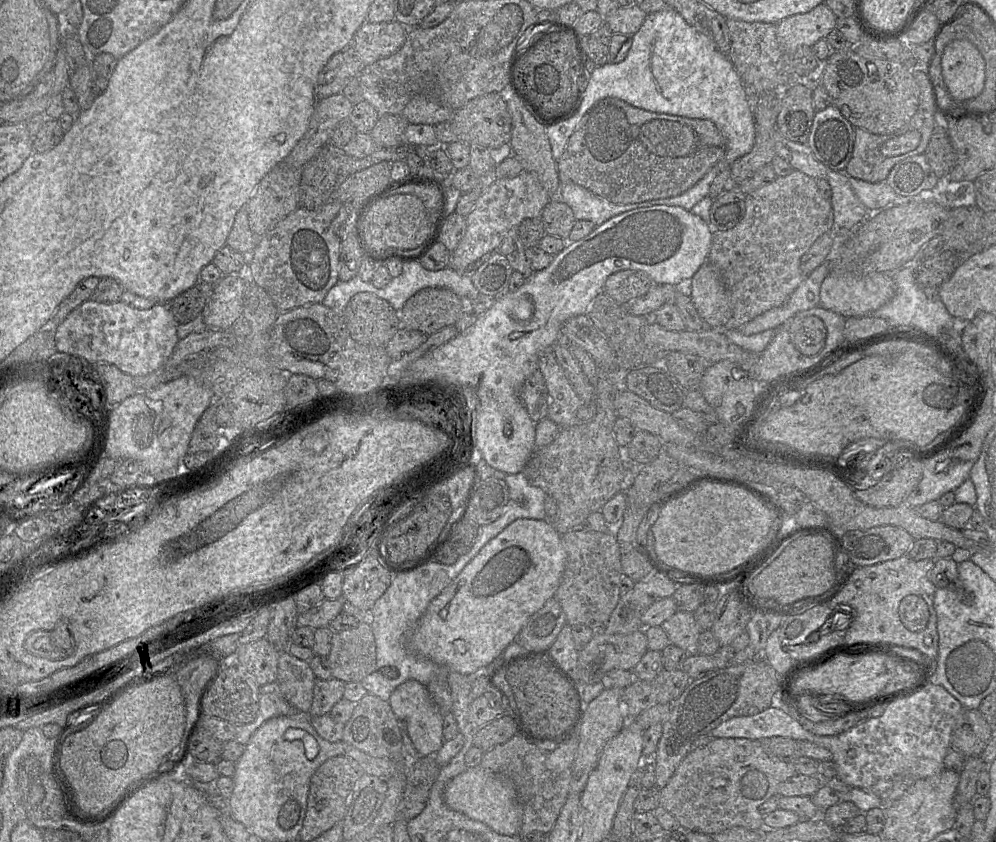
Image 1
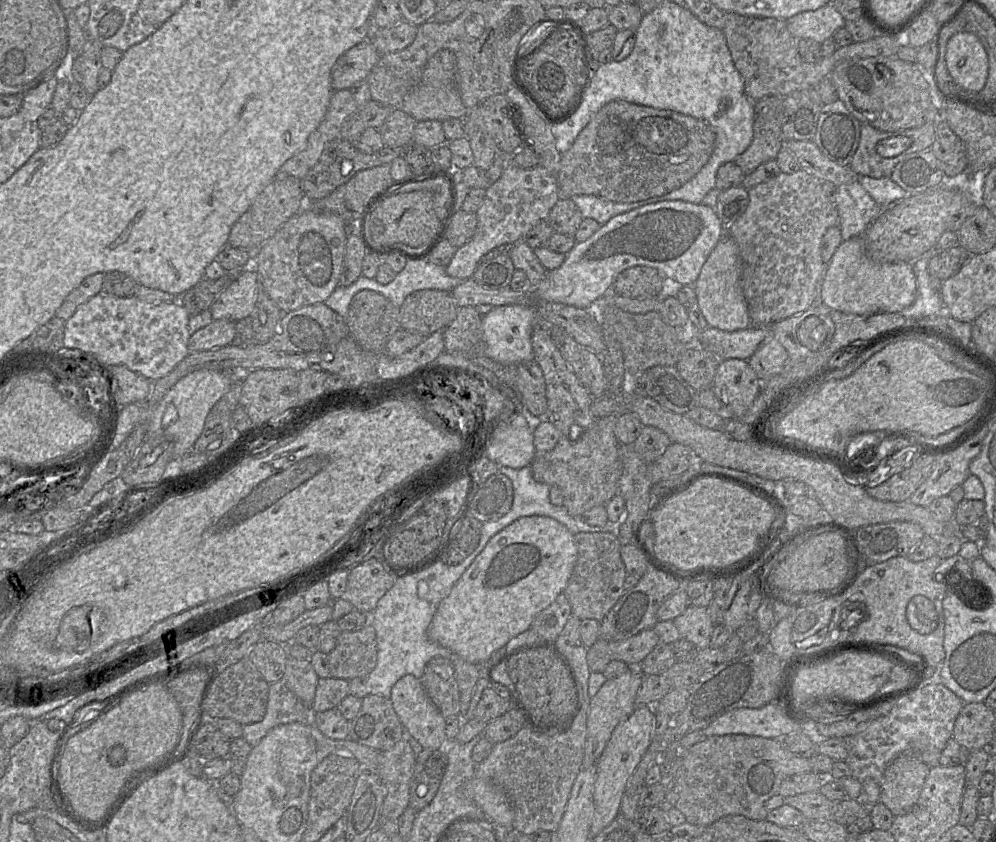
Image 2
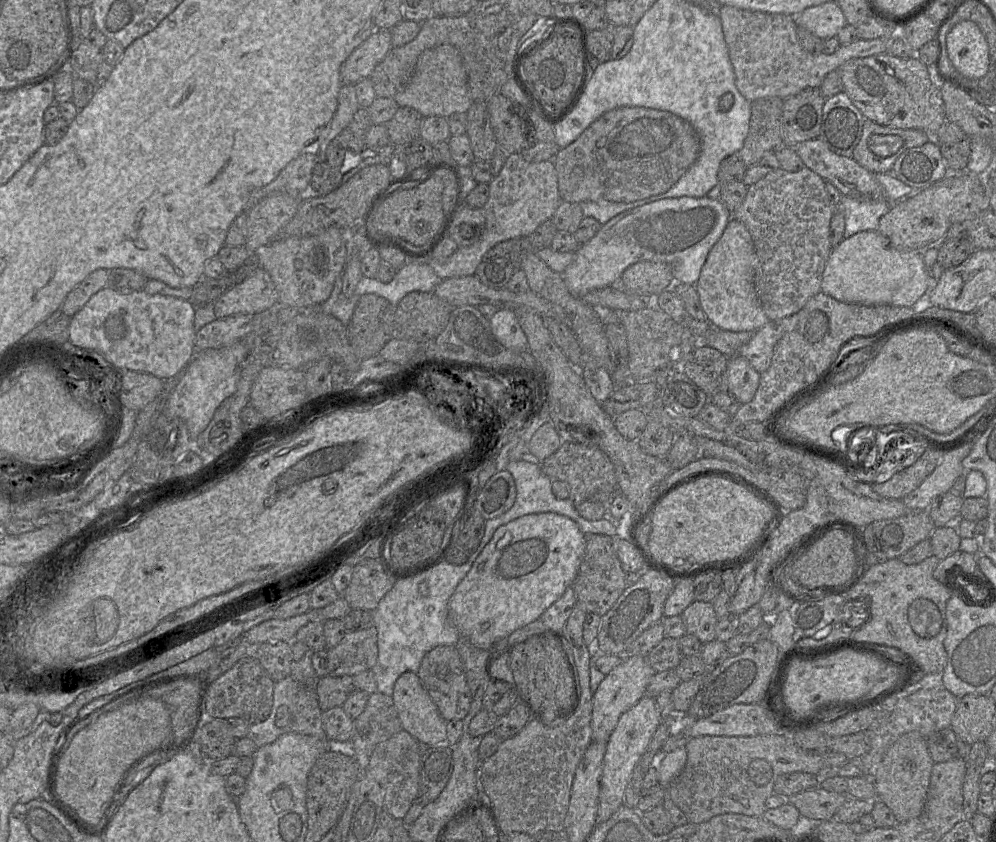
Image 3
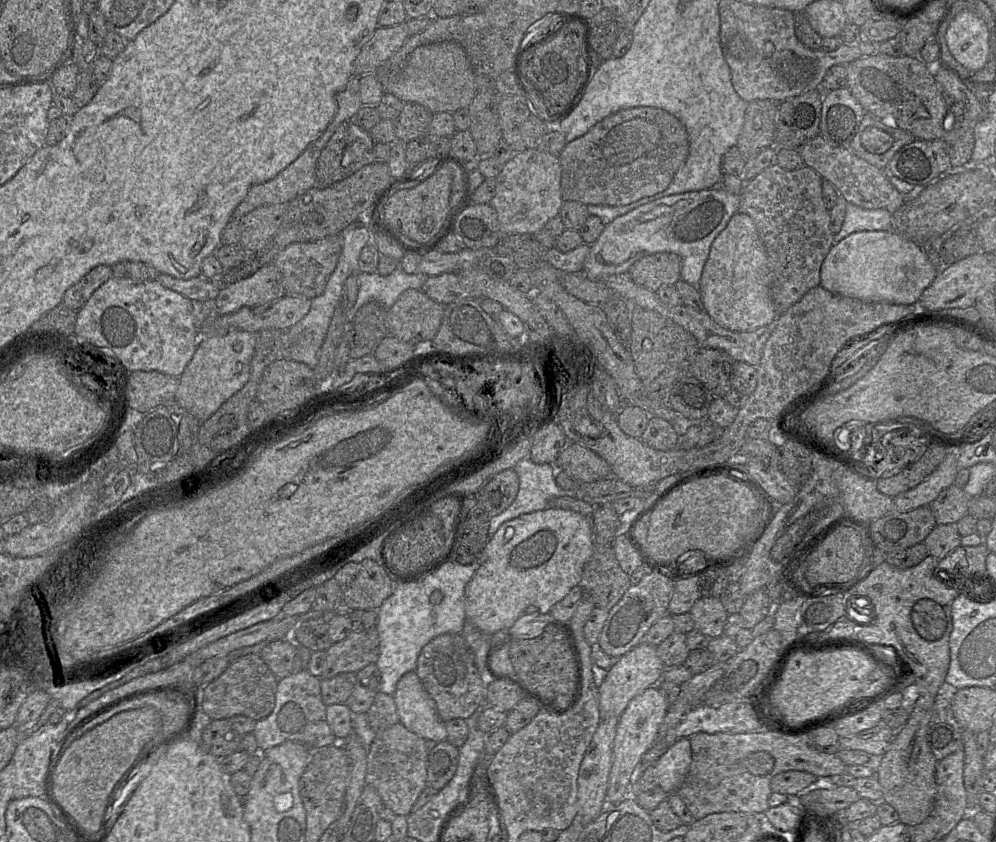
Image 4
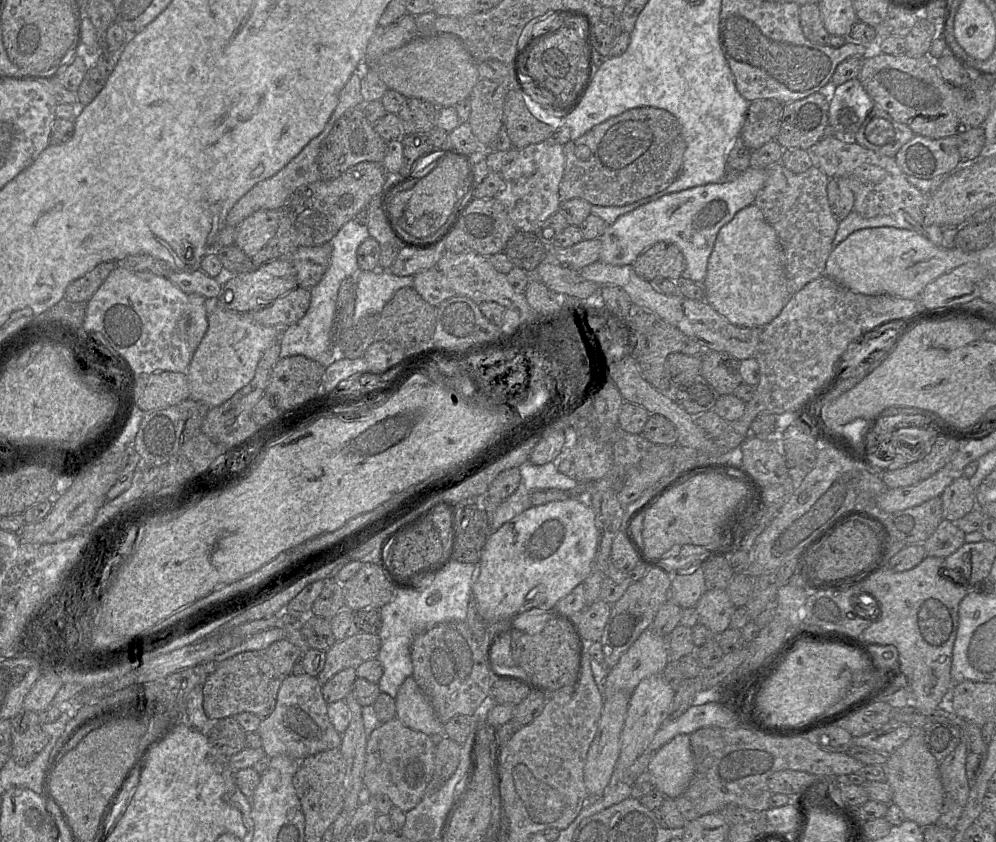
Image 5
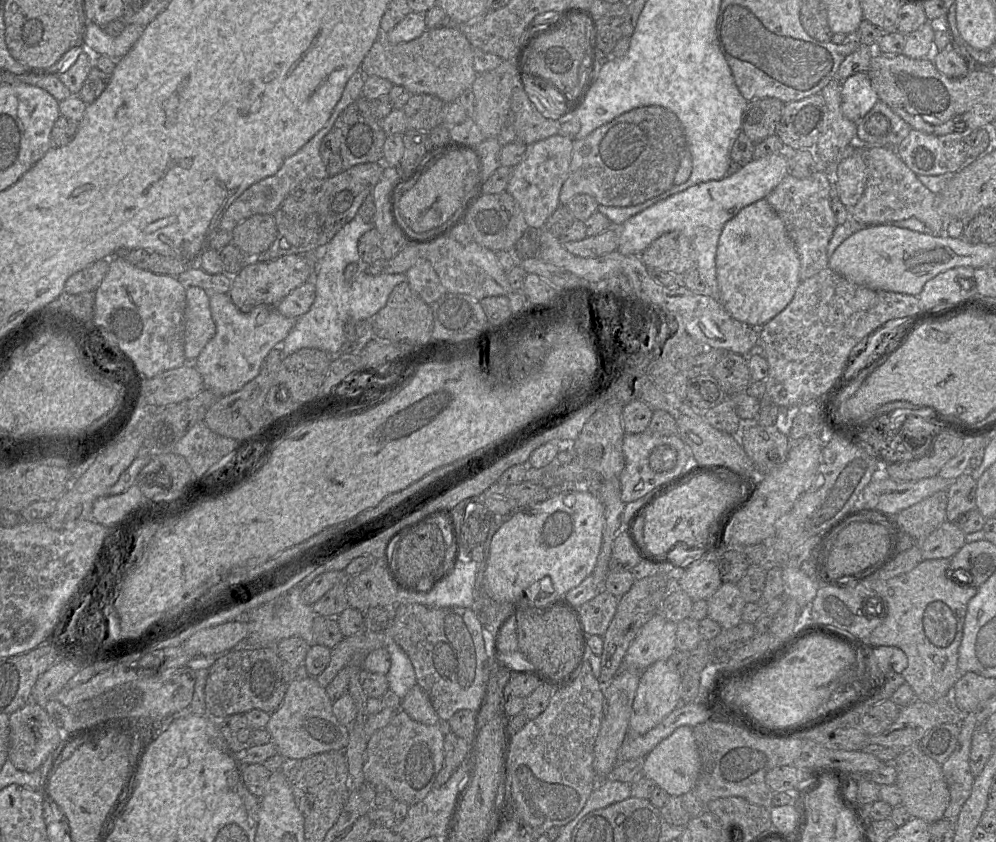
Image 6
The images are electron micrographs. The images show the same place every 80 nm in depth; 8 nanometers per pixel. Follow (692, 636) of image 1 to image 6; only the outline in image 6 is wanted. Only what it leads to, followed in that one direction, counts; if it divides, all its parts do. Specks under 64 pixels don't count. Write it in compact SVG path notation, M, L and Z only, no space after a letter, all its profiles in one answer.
M723 583L707 600L708 615L723 630L731 630L742 621L742 611L746 602L735 583Z

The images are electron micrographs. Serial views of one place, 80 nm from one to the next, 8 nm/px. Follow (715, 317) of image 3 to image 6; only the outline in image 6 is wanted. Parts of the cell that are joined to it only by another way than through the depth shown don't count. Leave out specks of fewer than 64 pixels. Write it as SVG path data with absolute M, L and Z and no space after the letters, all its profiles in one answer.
M765 198L742 208L725 223L718 240L716 277L720 303L735 320L760 328L781 313L800 284L799 271L796 248Z

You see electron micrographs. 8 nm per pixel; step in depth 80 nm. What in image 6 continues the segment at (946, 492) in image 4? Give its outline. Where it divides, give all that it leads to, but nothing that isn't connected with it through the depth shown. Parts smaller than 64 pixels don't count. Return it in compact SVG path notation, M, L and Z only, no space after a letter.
M964 473L950 482L947 489L946 520L960 527L960 519L976 509L977 481L970 473Z

